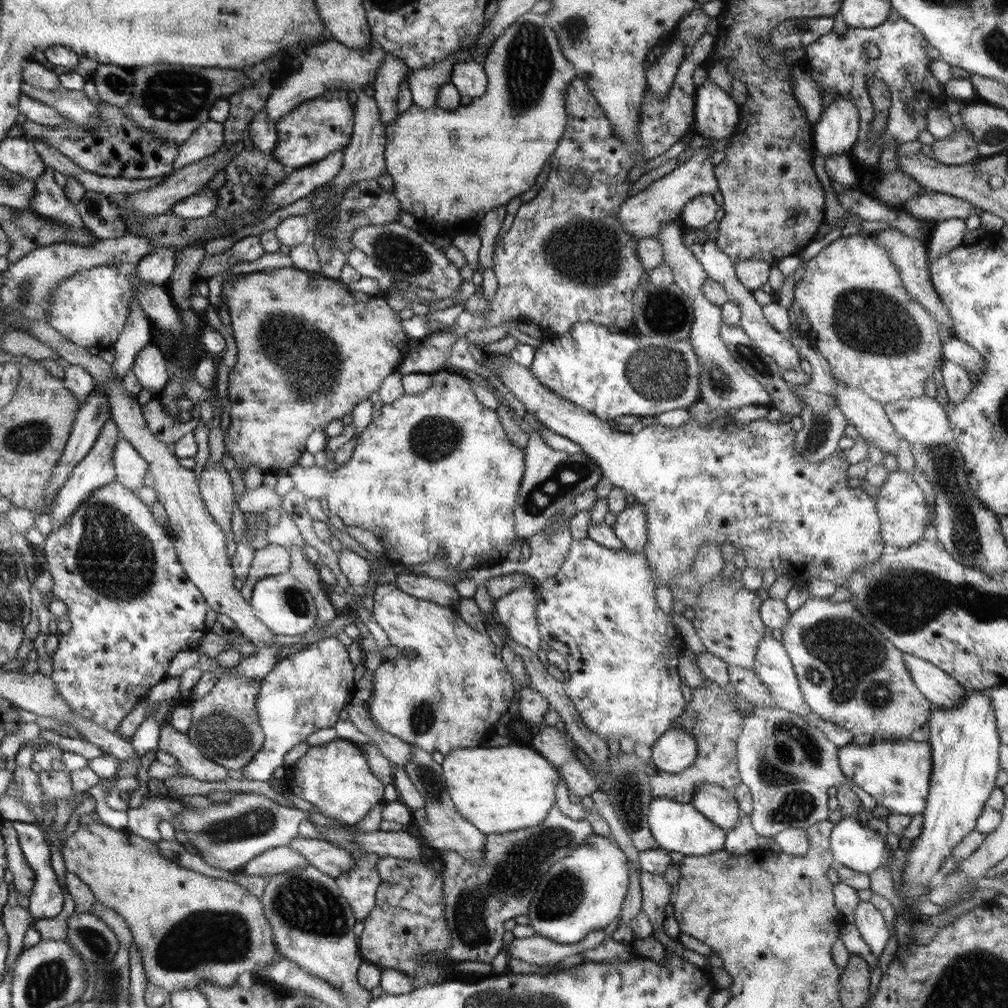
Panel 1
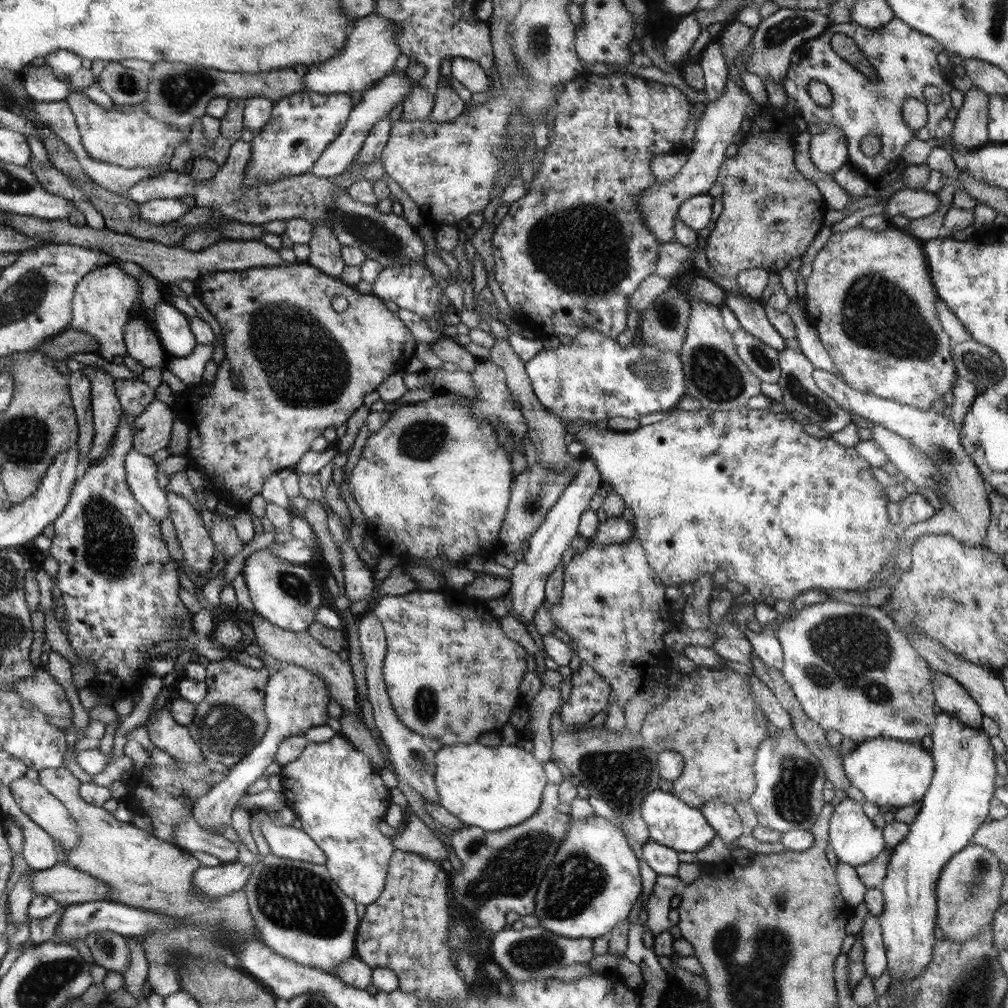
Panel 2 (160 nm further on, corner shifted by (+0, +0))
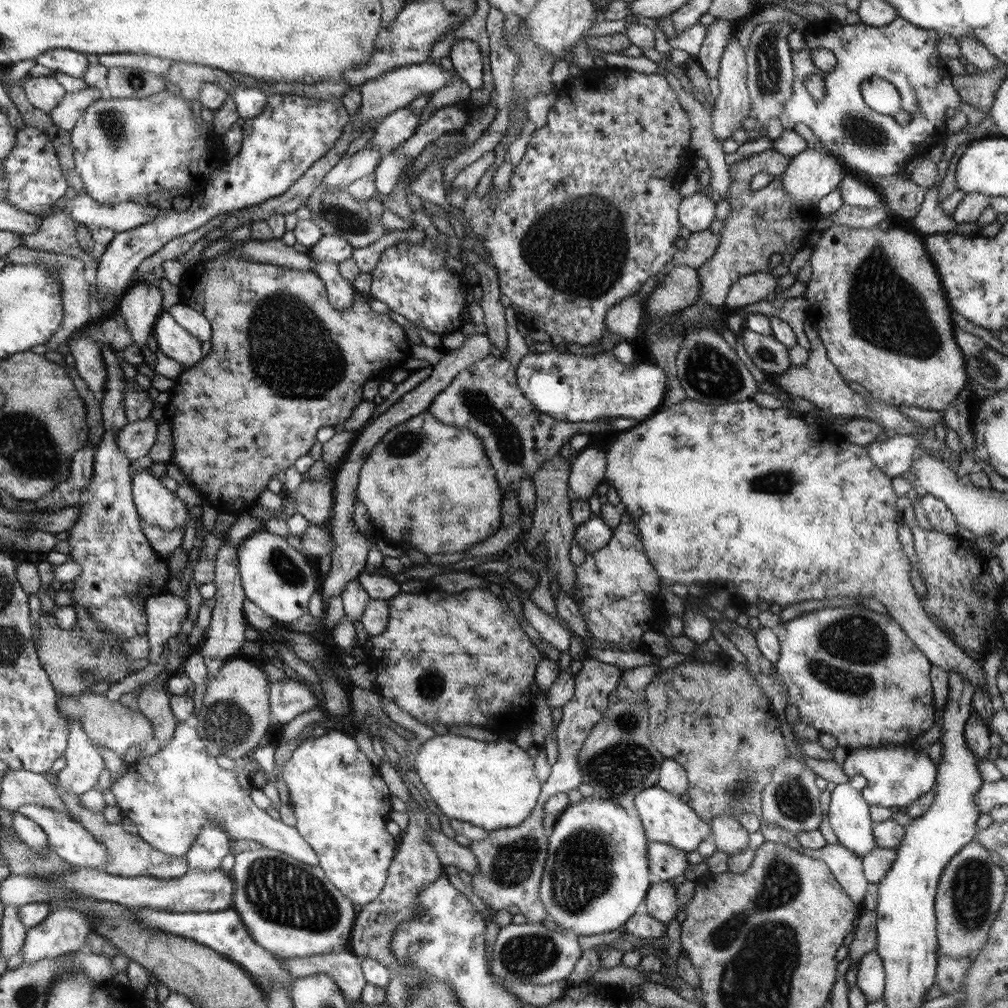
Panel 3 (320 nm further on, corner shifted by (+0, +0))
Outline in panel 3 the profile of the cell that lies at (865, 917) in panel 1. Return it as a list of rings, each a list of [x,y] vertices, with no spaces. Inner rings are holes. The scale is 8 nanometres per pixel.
[[[874,950],[865,954],[857,964],[855,985],[866,997],[866,1002],[876,1002],[883,998],[885,989],[885,971],[882,959]]]

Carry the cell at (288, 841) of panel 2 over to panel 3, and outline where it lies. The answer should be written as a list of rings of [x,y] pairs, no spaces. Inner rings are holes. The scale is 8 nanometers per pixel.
[[[179,720],[172,740],[164,744],[156,754],[144,755],[131,764],[124,775],[112,783],[113,792],[122,815],[130,818],[138,827],[139,837],[152,848],[170,856],[186,856],[202,833],[207,822],[217,822],[223,826],[232,842],[235,840],[254,840],[262,846],[285,852],[310,866],[320,865],[320,856],[306,839],[297,831],[297,827],[286,825],[280,820],[270,818],[264,809],[254,805],[254,801],[242,788],[234,771],[226,770],[217,763],[217,757],[210,754],[205,739],[201,737],[193,721]]]

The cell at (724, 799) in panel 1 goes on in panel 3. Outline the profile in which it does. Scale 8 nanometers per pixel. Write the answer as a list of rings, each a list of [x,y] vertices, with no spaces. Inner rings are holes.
[[[715,816],[709,825],[711,839],[714,840],[718,852],[726,852],[730,857],[733,854],[740,854],[750,846],[750,833],[738,822],[736,816]]]

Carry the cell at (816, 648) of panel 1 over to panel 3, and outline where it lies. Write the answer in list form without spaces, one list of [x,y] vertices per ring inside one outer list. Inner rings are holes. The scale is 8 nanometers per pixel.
[[[839,604],[836,608],[823,608],[805,612],[803,615],[791,618],[772,629],[777,634],[781,646],[779,659],[775,663],[777,672],[782,676],[786,688],[788,688],[787,703],[798,708],[799,716],[803,723],[813,726],[822,735],[830,734],[834,736],[839,746],[843,746],[848,750],[855,750],[864,746],[880,747],[890,743],[908,742],[908,740],[914,740],[916,736],[920,736],[922,732],[926,732],[933,726],[936,708],[933,704],[933,689],[929,675],[933,664],[918,646],[910,640],[906,631],[902,630],[902,627],[890,614],[876,613],[860,605],[858,607],[846,607],[843,604]]]

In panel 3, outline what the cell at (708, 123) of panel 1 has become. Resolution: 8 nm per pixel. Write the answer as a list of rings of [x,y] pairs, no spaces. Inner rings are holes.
[[[718,18],[714,24],[707,26],[699,54],[694,59],[706,72],[708,78],[717,78],[723,50],[734,34],[734,27],[730,20]]]

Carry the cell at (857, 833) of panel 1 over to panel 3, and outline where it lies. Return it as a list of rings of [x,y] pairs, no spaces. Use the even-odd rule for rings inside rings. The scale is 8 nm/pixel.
[[[850,783],[837,784],[831,792],[827,813],[839,842],[852,852],[866,856],[877,847],[870,819],[870,805]]]

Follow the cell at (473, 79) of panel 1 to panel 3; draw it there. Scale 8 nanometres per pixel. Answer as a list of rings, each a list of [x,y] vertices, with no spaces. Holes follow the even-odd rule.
[[[458,39],[451,47],[449,57],[456,73],[473,90],[482,90],[484,86],[482,55],[476,41]]]

